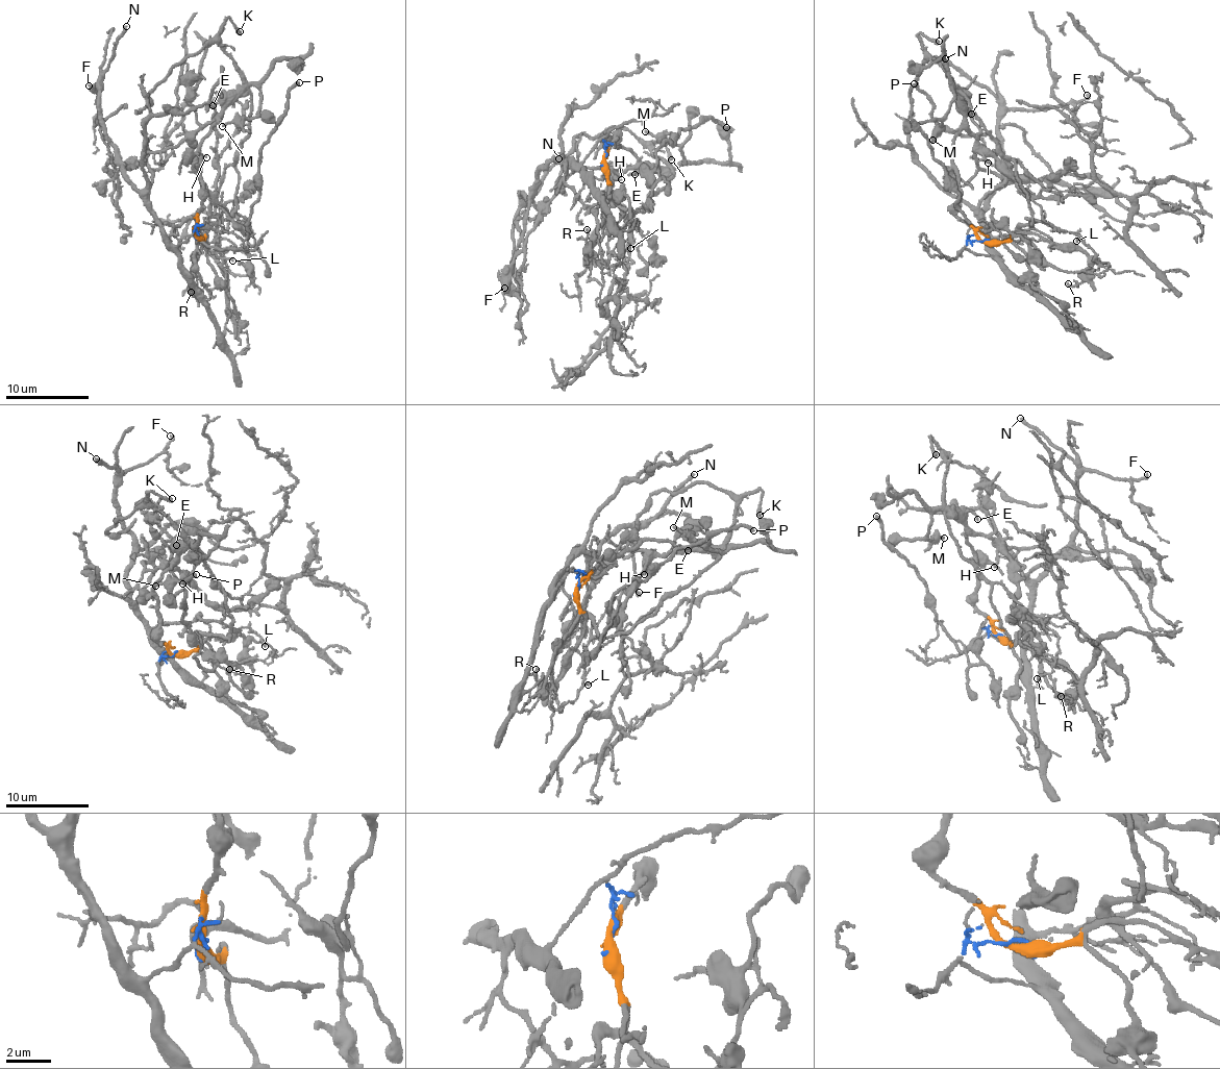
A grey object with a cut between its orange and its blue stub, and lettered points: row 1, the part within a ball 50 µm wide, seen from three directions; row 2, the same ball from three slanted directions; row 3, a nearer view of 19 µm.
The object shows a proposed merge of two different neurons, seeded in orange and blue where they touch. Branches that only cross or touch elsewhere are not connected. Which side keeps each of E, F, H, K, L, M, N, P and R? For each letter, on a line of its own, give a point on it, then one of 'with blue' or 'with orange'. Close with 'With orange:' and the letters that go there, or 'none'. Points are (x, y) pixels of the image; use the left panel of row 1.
E: at (213, 105); with orange
F: at (89, 85); with blue
H: at (206, 157); with orange
K: at (240, 31); with orange
L: at (232, 260); with orange
M: at (222, 126); with orange
N: at (126, 26); with blue
P: at (299, 82); with orange
R: at (191, 292); with orange
With orange: E, H, K, L, M, P, R

